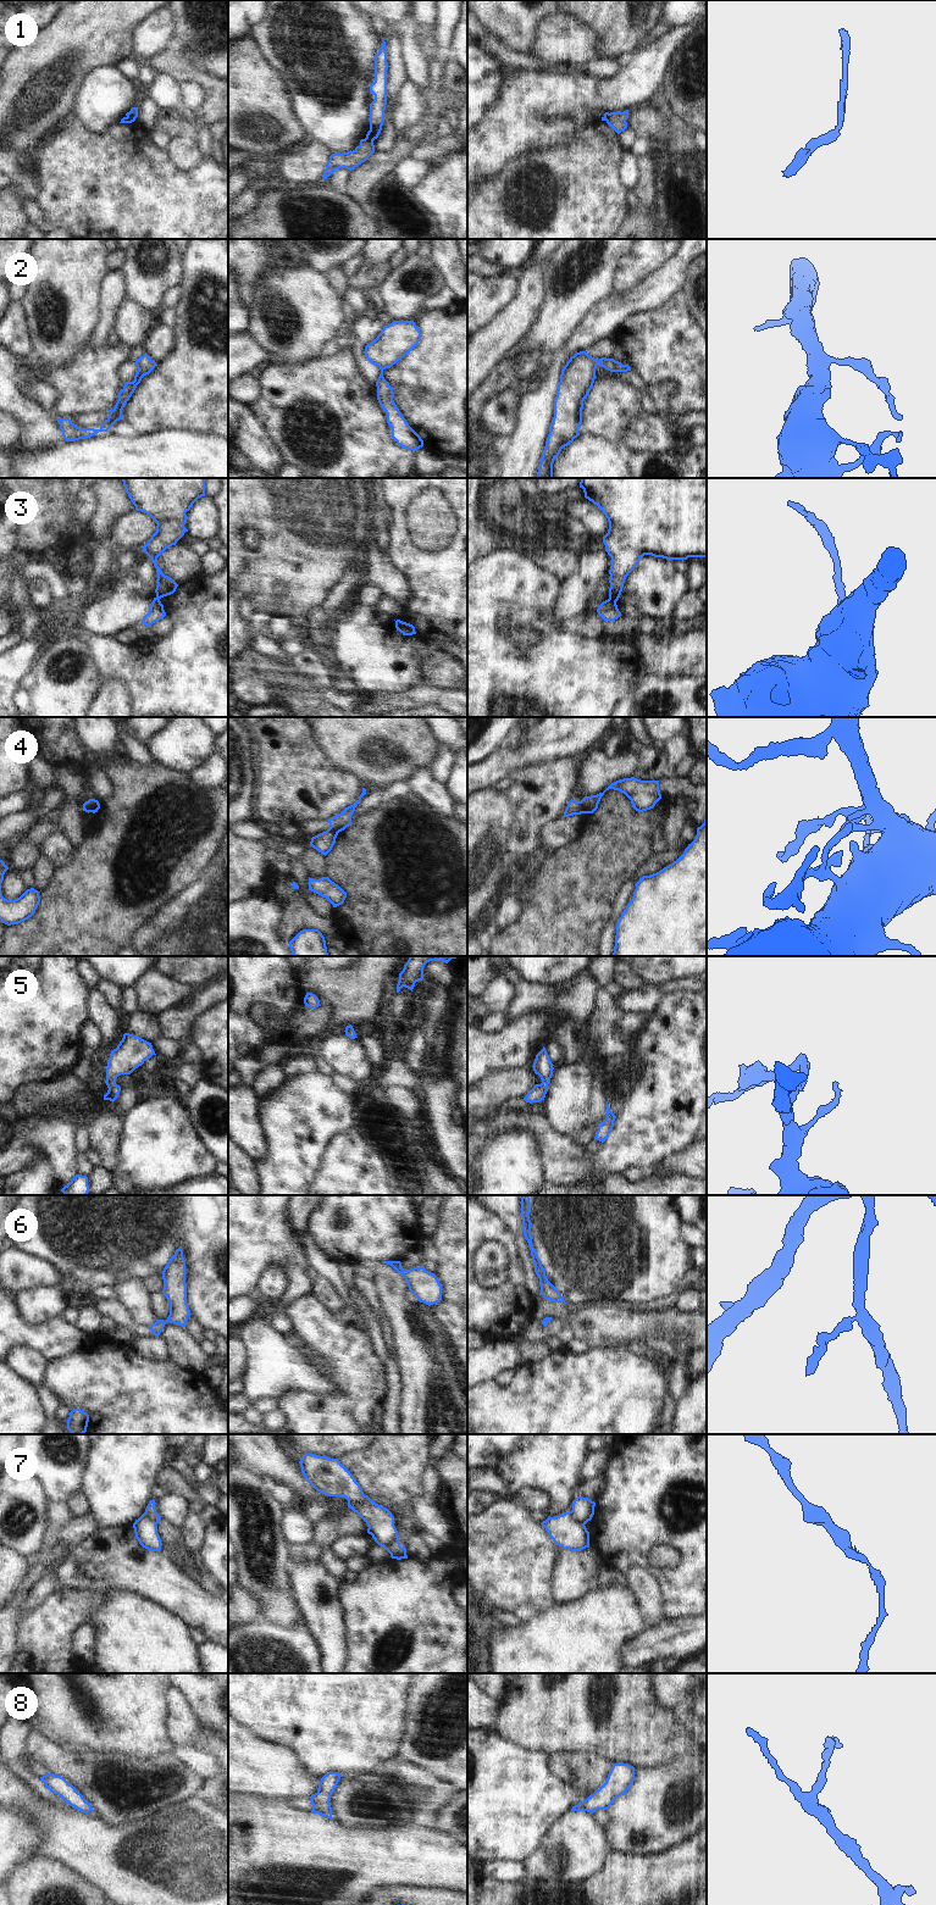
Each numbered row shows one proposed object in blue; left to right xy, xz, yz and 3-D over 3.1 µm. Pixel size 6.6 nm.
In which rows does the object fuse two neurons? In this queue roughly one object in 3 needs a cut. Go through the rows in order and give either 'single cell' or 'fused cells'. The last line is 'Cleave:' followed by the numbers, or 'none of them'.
1: fused cells
2: single cell
3: fused cells
4: fused cells
5: single cell
6: single cell
7: fused cells
8: single cell
Cleave: 1, 3, 4, 7

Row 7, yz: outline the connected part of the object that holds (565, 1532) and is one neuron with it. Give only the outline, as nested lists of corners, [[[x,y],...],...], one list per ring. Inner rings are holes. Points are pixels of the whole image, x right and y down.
[[[571,1511],[549,1517],[541,1523],[553,1542],[563,1549],[581,1551],[589,1546],[589,1532],[586,1526],[572,1518]]]

